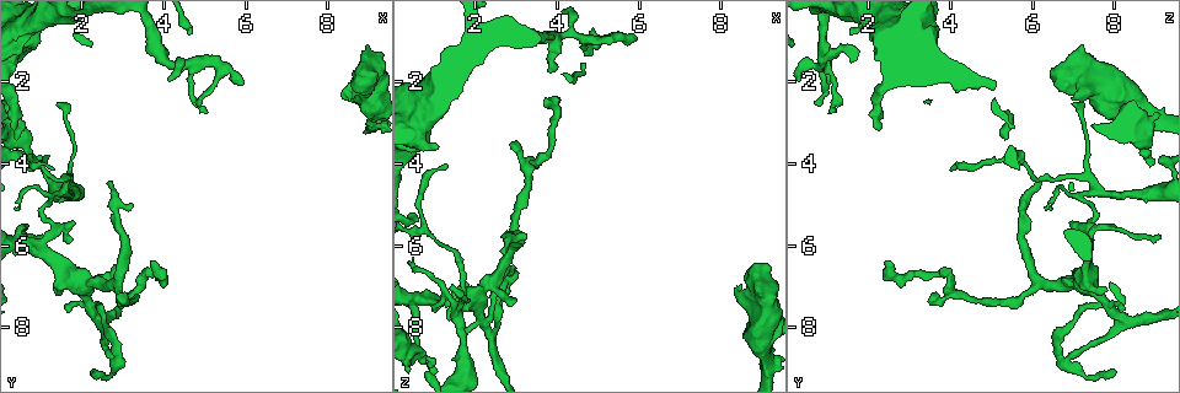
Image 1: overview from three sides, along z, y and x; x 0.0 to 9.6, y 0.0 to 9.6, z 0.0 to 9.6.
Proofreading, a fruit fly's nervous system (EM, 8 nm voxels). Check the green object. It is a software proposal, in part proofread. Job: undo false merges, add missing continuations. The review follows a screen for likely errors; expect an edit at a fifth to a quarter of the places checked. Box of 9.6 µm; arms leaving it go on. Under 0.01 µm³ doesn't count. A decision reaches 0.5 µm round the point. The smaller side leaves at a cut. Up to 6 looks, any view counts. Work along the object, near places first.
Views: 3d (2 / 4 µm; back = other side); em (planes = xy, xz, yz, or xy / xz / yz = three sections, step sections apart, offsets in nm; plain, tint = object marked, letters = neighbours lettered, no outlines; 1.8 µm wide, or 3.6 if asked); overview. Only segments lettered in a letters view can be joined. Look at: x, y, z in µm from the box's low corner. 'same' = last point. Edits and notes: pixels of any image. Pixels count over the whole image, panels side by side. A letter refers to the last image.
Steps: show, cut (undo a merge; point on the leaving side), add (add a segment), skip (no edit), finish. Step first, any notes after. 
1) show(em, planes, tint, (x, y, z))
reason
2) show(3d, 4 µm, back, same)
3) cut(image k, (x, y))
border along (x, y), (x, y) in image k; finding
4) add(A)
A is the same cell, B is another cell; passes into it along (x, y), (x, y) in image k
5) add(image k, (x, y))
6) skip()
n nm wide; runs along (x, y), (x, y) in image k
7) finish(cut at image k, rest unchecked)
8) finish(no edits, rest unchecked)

show(em, yz, step 4, letters, (2.85, 7.35, 3.45))
thin end

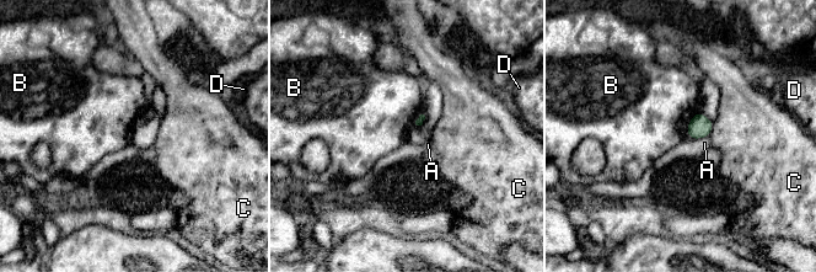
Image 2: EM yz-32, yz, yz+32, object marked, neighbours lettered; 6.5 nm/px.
skip()
A, B, C and D are other cells; border along (697, 110), (685, 129) in image 2; no lettered segment goes on from it

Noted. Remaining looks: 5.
show(3d, 2 µm, (2.20, 7.40, 7.75))
thick turns thin

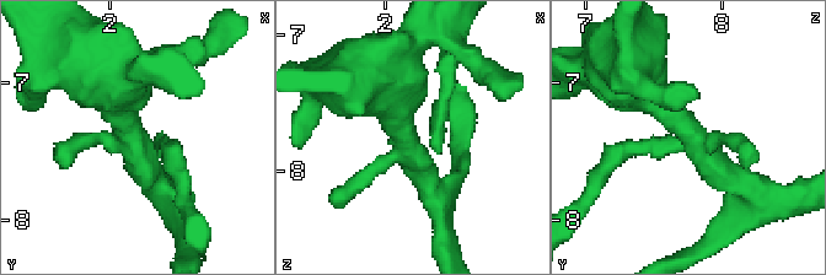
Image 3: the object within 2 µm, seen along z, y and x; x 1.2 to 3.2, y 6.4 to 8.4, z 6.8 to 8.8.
show(em, xz, step 16, tint, (2.16, 7.40, 7.78))

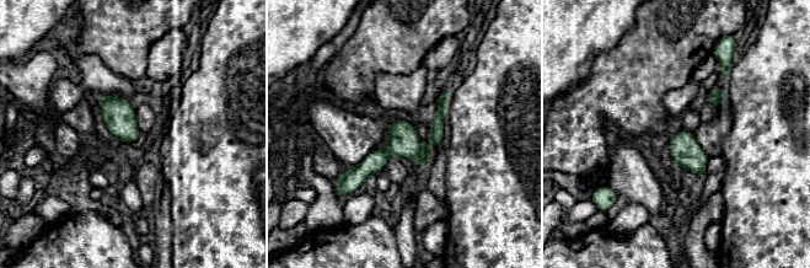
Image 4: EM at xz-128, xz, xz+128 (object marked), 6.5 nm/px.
show(em, xz, step 16, letters, same)

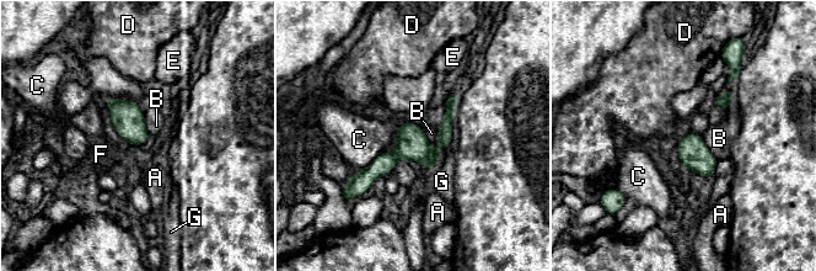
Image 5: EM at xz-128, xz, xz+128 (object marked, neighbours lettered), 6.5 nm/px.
skip()
C touches over 260 nm; A, B, C, D, E, F and G are other cells; runs along (454, 95), (436, 150), (400, 152), (356, 185) in image 5; continuous, no second neuron

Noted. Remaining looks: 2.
finish(no edits, rest unchecked)

